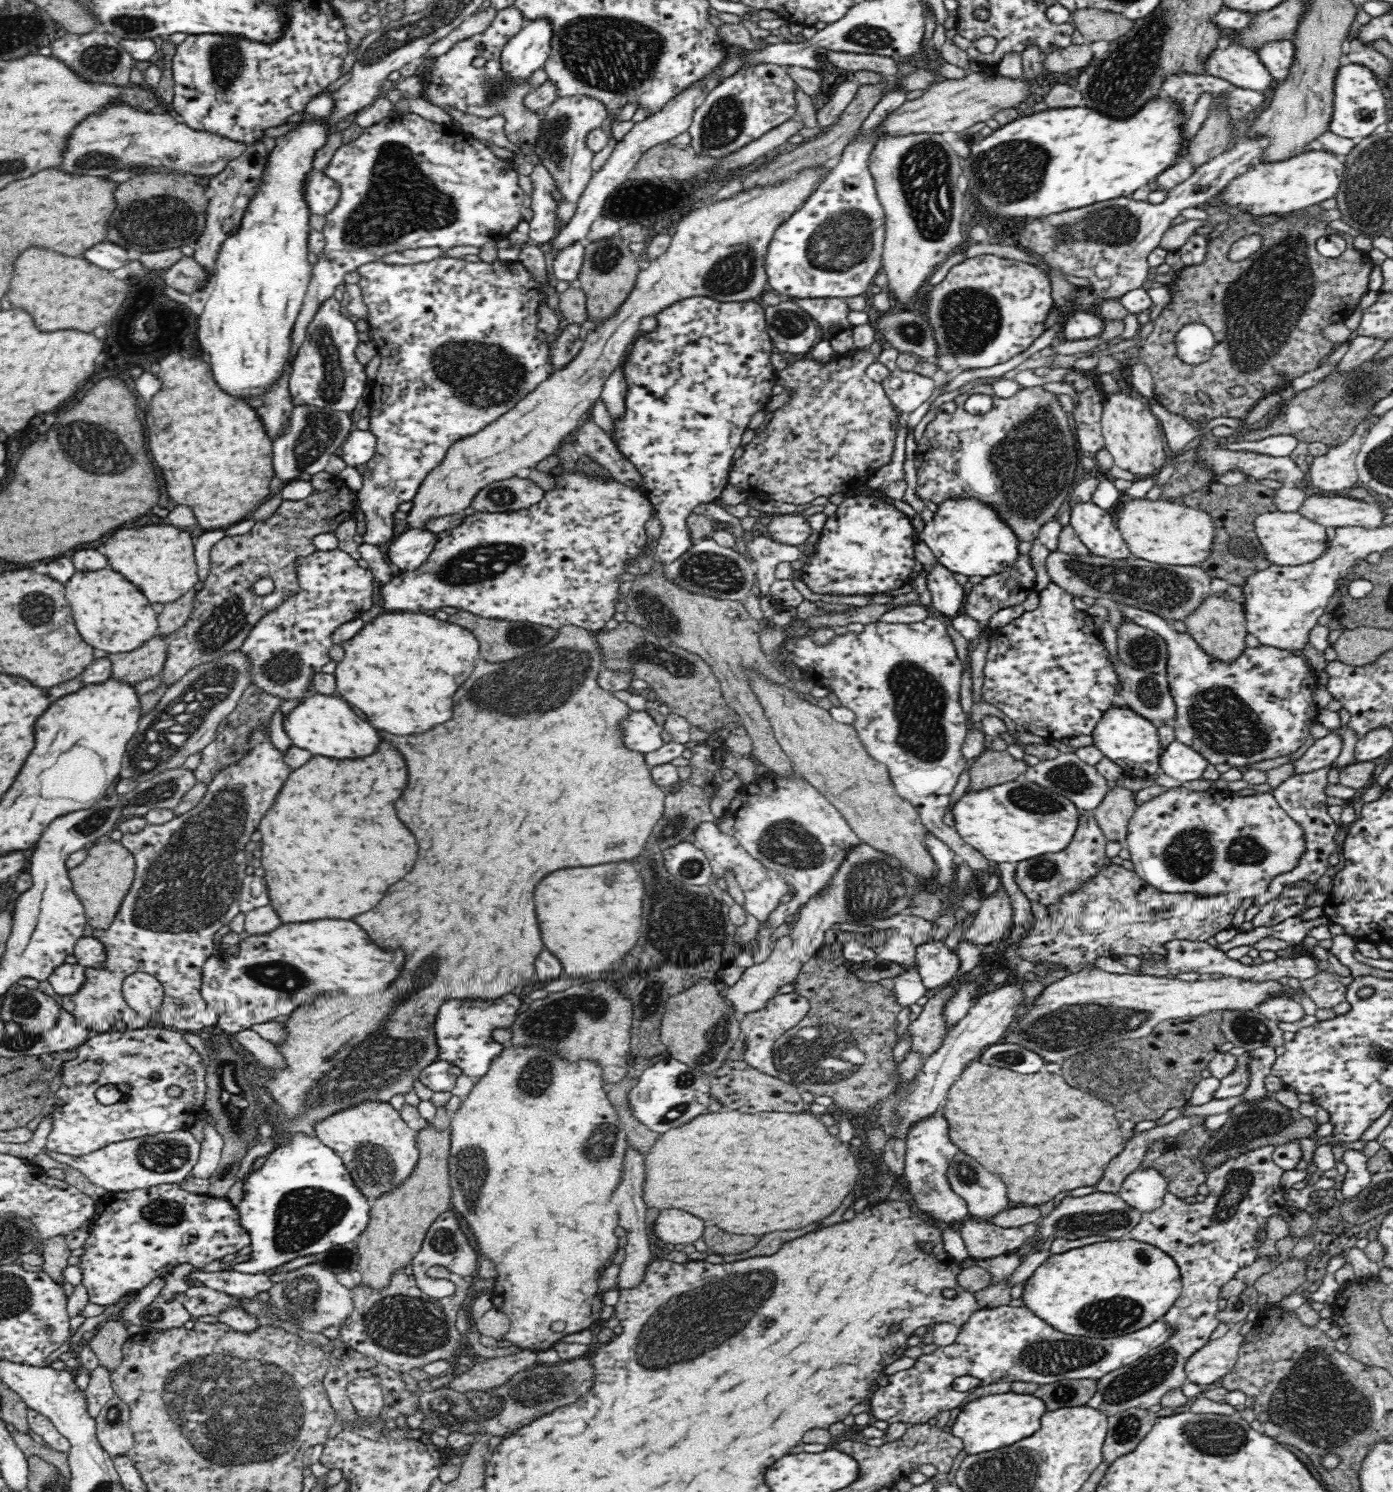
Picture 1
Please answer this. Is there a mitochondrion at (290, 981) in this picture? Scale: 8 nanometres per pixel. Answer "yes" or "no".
yes

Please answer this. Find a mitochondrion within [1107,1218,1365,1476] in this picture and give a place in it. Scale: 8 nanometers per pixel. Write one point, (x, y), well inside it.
(1216, 1437)

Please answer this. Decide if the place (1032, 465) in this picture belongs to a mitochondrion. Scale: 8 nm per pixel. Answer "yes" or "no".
yes

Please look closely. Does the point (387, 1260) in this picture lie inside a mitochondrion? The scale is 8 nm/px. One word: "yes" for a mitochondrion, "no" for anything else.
no

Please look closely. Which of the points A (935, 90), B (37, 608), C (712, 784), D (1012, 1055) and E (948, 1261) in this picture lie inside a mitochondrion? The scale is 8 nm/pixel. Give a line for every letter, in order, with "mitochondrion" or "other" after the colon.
A: other
B: mitochondrion
C: other
D: mitochondrion
E: other

